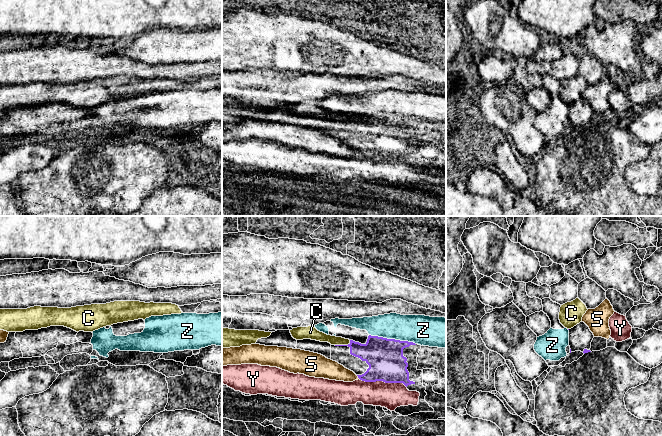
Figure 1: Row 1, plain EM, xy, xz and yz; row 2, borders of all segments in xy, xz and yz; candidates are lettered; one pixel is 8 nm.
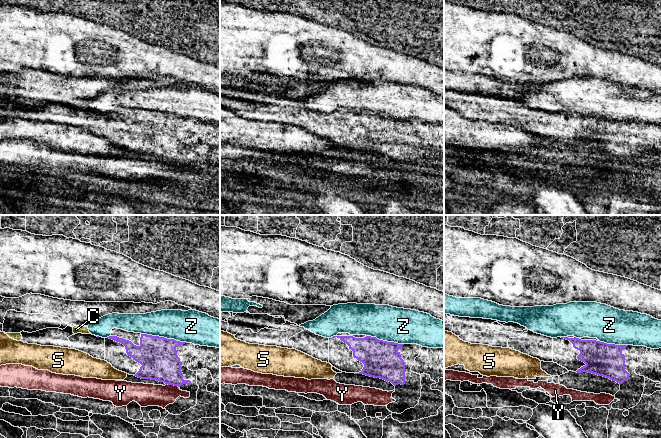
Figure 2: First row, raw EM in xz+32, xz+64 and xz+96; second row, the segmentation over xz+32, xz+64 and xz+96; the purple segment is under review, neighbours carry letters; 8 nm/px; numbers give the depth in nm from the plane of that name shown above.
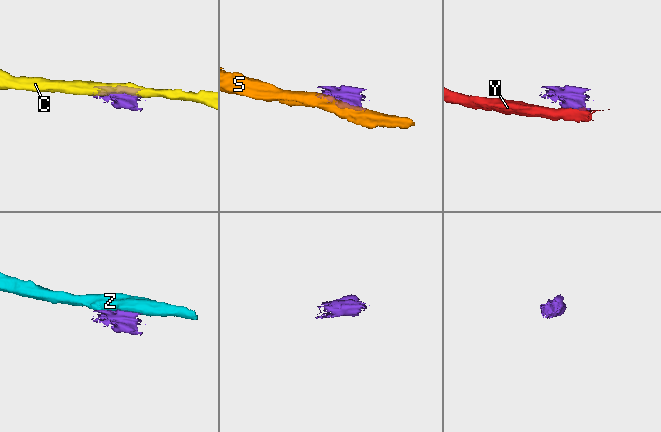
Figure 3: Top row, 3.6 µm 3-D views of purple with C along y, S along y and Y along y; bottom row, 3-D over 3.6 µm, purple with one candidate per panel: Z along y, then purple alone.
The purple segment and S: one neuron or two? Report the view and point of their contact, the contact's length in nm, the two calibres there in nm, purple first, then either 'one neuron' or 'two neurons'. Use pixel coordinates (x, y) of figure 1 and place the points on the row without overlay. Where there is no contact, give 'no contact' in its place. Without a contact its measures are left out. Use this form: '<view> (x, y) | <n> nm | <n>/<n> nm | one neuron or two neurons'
xz (358, 153) | 40 nm | 280/160 nm | two neurons

